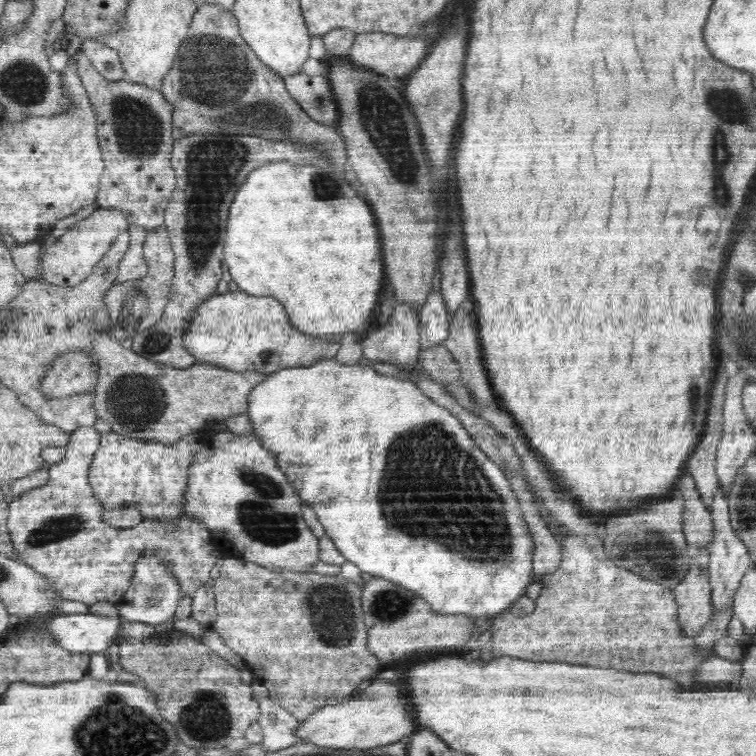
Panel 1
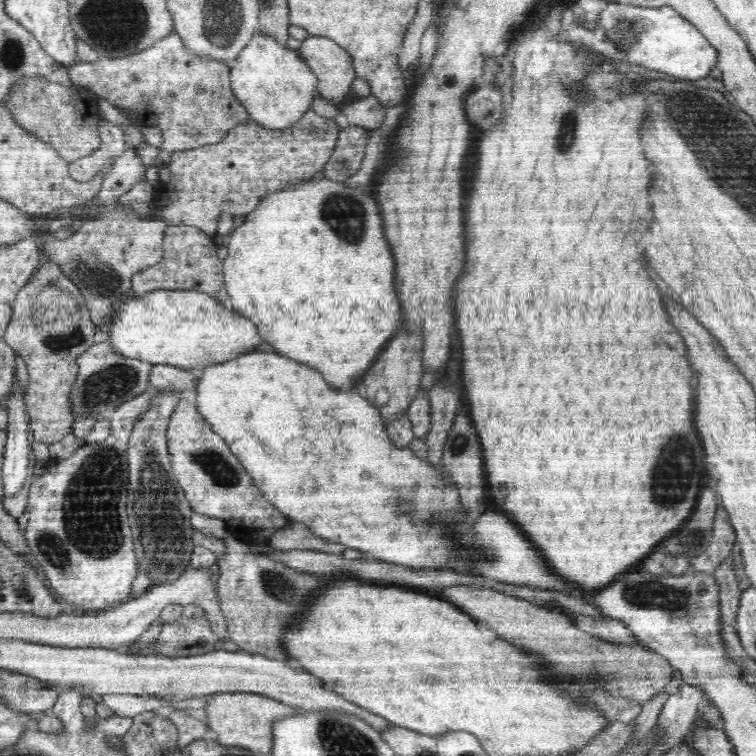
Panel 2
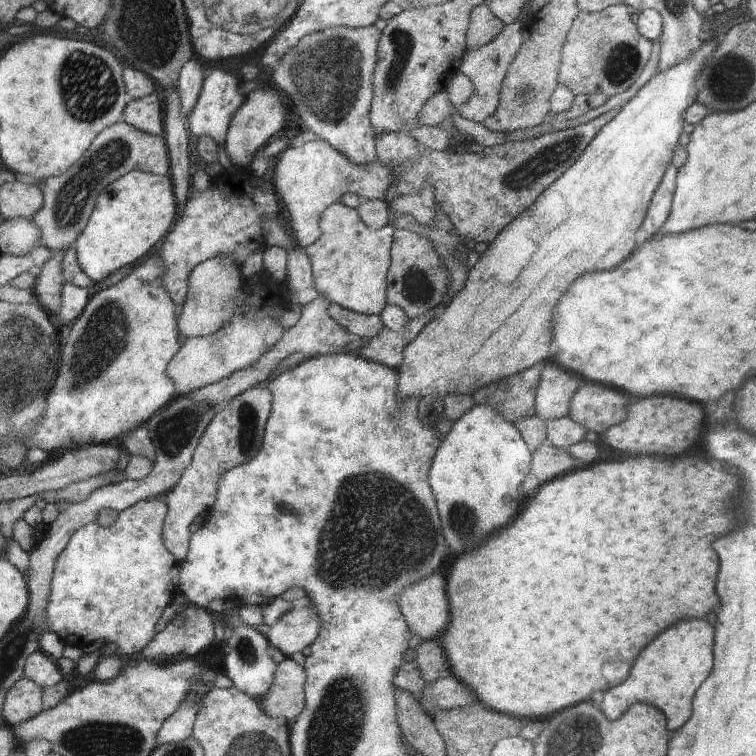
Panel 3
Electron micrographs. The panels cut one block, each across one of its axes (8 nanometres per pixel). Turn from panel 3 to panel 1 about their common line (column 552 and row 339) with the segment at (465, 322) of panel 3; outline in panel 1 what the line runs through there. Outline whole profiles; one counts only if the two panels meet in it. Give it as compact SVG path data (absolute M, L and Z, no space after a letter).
M234 291L214 295L208 301L197 306L195 313L185 326L185 349L197 358L198 363L212 364L232 371L254 371L260 374L272 374L282 368L310 366L318 360L331 359L340 348L338 342L314 340L294 330L289 315L282 303L273 296L252 296L244 291Z

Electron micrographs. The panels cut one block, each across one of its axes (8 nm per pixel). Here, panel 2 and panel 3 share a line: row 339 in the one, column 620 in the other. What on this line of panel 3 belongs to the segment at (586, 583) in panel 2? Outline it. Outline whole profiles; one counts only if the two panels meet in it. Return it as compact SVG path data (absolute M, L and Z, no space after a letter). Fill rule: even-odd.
M636 455L620 462L602 462L597 460L587 466L581 466L570 474L555 478L538 490L534 498L524 505L524 510L508 530L500 530L500 534L492 534L480 550L472 550L472 554L462 554L456 558L452 572L448 576L448 594L452 594L452 630L444 634L442 644L448 658L449 674L460 678L476 694L476 700L492 710L502 714L512 714L516 718L546 719L552 712L574 706L594 690L606 690L612 684L624 682L630 676L630 668L640 654L640 650L656 638L666 626L684 620L684 618L712 618L718 608L716 596L716 574L718 574L718 556L712 550L712 540L716 540L722 532L732 530L736 526L734 514L724 506L728 494L738 492L740 480L734 474L714 468L704 458L668 458L663 455ZM602 666L610 668L610 684L602 674Z

